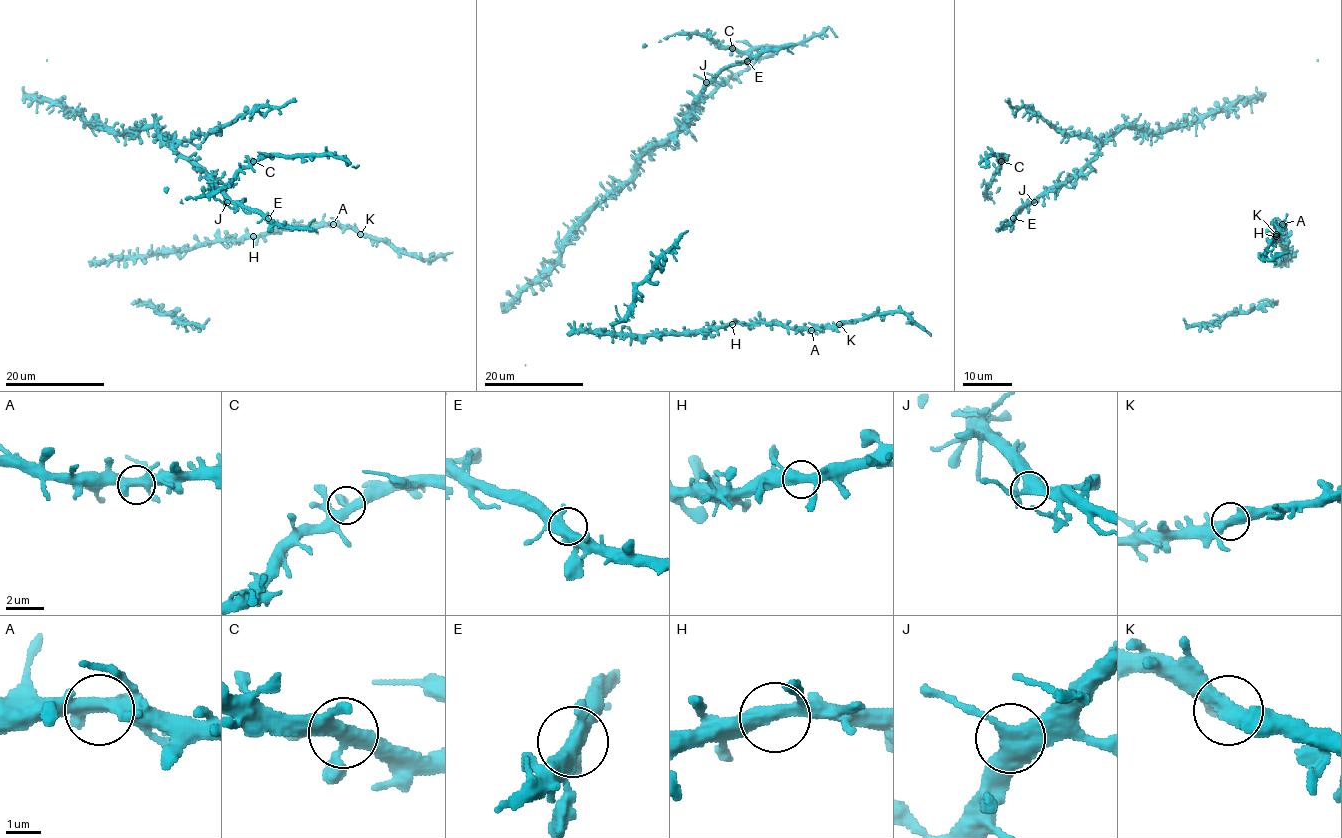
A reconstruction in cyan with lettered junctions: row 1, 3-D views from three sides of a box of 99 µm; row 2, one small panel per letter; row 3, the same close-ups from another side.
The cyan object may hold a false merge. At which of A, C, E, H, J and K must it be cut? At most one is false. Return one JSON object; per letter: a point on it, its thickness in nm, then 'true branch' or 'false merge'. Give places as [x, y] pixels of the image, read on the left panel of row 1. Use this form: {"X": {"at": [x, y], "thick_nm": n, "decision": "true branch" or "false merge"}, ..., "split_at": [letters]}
{"A": {"at": [333, 224], "thick_nm": 400, "decision": "true branch"}, "C": {"at": [253, 161], "thick_nm": 380, "decision": "true branch"}, "E": {"at": [268, 218], "thick_nm": 400, "decision": "true branch"}, "H": {"at": [253, 236], "thick_nm": 380, "decision": "true branch"}, "J": {"at": [227, 202], "thick_nm": 420, "decision": "true branch"}, "K": {"at": [360, 234], "thick_nm": 400, "decision": "true branch"}, "split_at": []}

